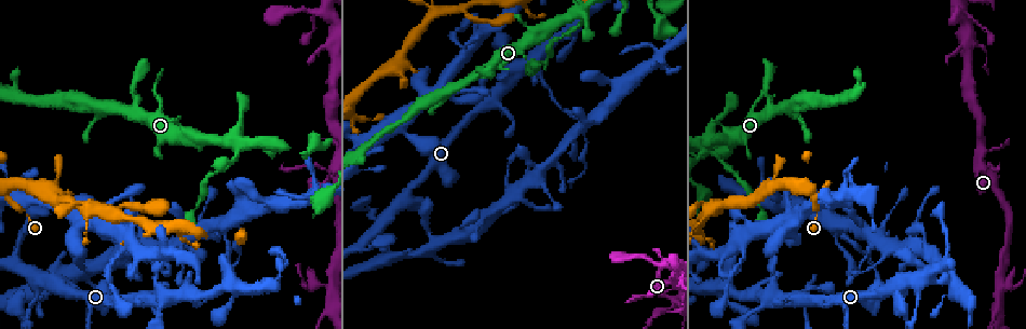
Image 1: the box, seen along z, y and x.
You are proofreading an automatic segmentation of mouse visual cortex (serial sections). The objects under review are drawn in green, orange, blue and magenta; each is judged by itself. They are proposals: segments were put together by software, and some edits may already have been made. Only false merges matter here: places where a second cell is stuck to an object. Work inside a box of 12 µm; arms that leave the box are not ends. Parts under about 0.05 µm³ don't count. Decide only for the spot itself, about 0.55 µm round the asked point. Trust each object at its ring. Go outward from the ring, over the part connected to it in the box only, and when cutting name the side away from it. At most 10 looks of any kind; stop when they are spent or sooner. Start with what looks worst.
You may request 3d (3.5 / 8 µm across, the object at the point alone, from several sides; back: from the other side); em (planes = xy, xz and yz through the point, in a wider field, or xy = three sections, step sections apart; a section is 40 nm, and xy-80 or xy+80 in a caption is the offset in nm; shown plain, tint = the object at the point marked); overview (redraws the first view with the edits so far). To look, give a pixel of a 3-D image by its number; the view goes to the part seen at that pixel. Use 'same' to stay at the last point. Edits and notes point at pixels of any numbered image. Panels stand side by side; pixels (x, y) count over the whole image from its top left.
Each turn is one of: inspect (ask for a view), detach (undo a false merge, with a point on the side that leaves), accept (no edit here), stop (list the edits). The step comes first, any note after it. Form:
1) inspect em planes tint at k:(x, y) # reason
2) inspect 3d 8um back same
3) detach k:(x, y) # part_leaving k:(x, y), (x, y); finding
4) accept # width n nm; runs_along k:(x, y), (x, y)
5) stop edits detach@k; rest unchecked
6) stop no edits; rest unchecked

inspect 3d 3.5um at 1:(310, 9)

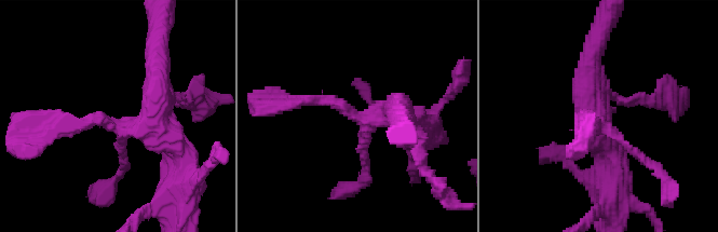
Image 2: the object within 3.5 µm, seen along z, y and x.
accept # runs_along 2:(176, 148), (153, 124), (48, 128); continuous, no second cell

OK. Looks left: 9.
inspect 3d 3.5um at 1:(710, 210) # four-way junction

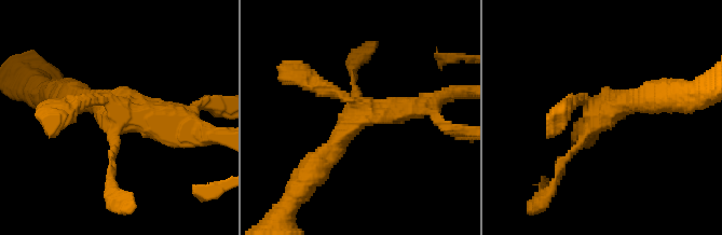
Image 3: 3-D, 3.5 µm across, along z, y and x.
inspect em planes tint at 3:(121, 110) # arms 4; arm_widths 100, 200, 350, 350 nm

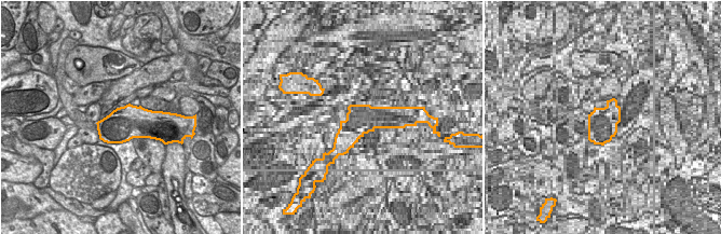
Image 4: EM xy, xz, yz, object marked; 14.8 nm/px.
accept # runs_along 3:(316, 166), (367, 111), (430, 102); all the same cell

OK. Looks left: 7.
inspect 3d 8um at 1:(666, 309) # three-way junction

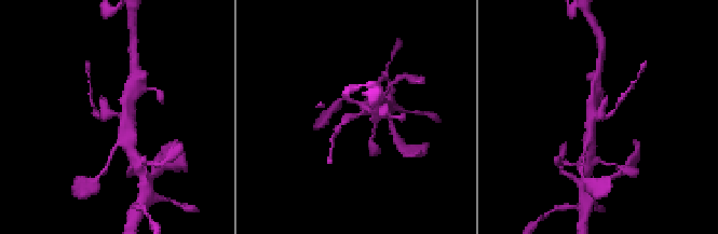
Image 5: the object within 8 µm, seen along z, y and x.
inspect em xy step 1 tint at 5:(358, 113) # shape alone is not enough

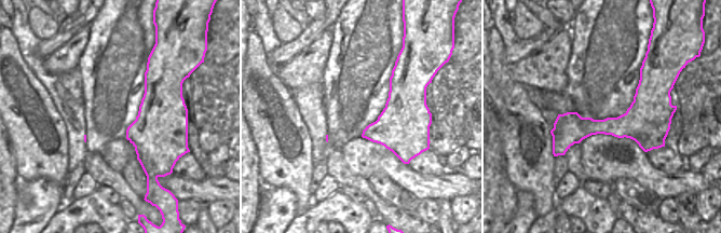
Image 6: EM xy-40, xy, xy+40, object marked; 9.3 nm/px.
accept # runs_along 5:(375, 113), (347, 118), (338, 132); all the same cell

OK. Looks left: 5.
inspect 3d 3.5um at 1:(956, 285) # side arm on a straight run

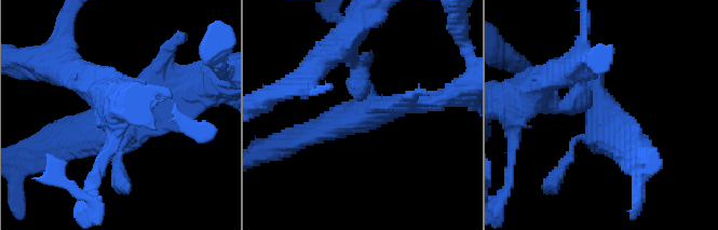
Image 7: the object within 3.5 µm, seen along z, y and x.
inspect em planes tint at 7:(372, 113) # need the tissue

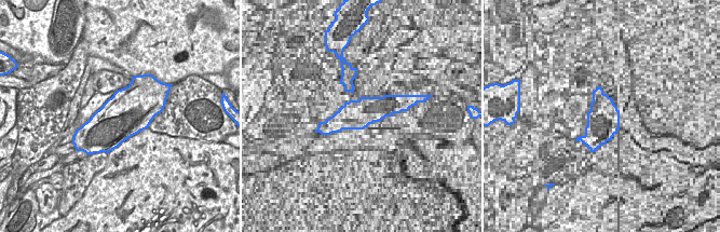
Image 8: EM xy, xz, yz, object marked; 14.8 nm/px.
accept # one cell here

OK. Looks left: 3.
stop no edits; rest unchecked

